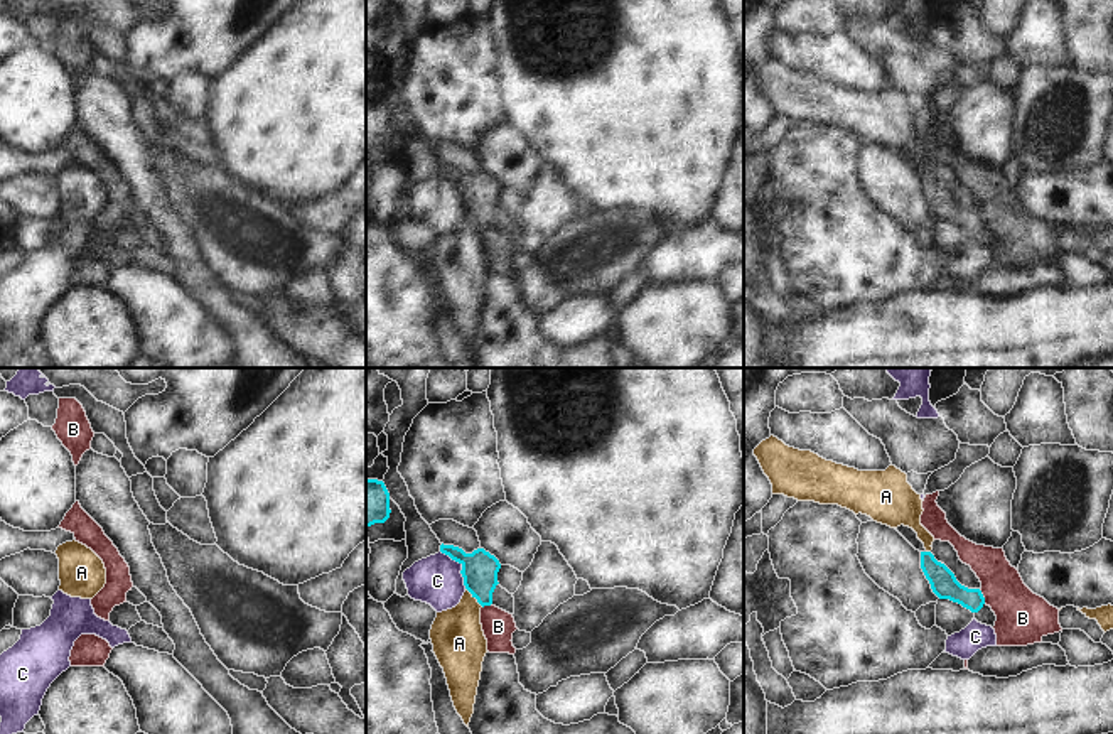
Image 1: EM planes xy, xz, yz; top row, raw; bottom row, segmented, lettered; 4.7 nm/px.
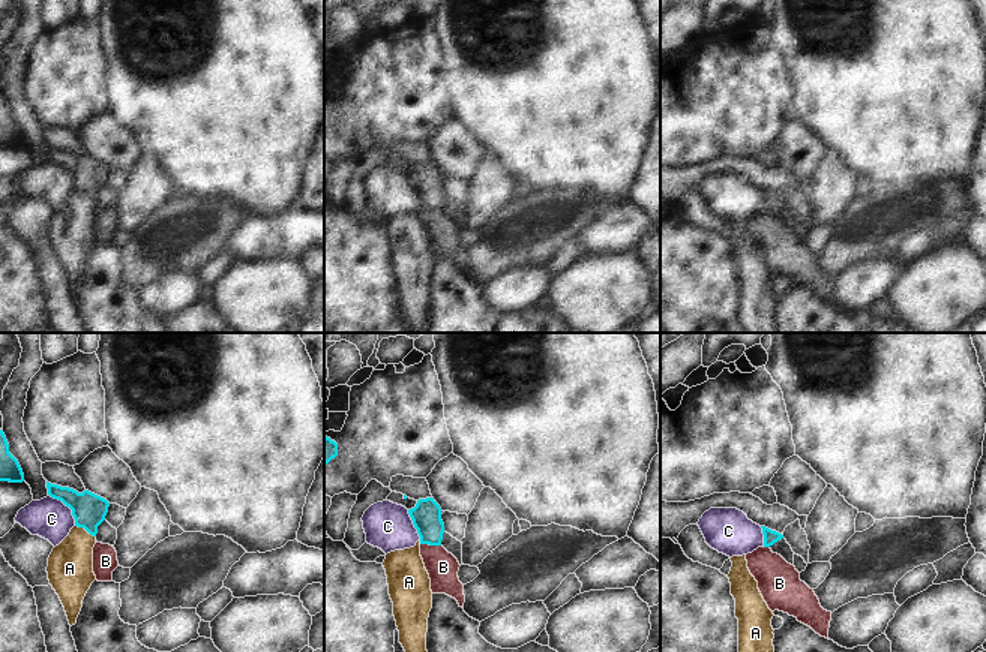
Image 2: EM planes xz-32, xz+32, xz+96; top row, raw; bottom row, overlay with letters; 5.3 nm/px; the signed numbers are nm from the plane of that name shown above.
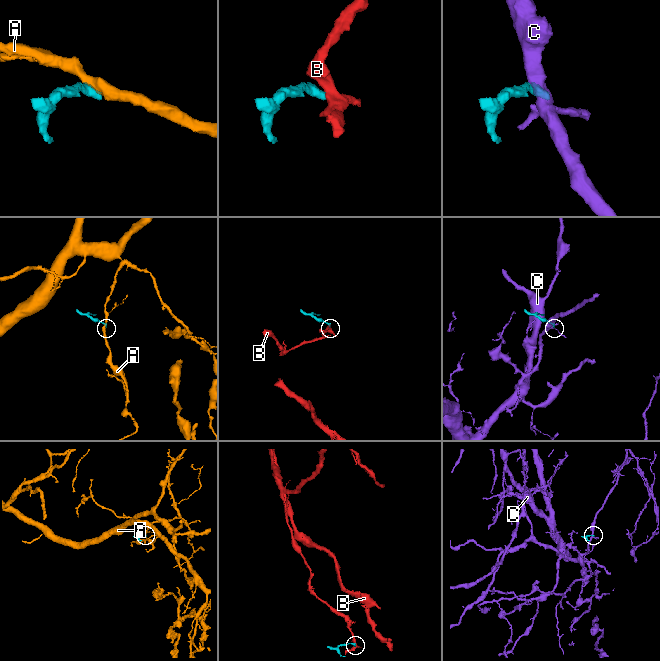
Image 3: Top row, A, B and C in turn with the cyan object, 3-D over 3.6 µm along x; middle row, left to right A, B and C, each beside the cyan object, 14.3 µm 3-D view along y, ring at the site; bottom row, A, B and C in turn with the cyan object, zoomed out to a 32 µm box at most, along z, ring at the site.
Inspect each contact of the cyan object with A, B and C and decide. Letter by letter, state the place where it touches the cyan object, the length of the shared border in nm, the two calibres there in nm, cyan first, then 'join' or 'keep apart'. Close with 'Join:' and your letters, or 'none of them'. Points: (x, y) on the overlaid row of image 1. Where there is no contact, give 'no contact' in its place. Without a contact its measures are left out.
A: contact xz (474, 596); length 130 nm; calibres 180 and 260 nm; keep apart
B: contact yz (982, 596); length 80 nm; calibres 130 and 260 nm; keep apart
C: contact xz (462, 567); length 220 nm; calibres 180 and 240 nm; keep apart
Join: none of them

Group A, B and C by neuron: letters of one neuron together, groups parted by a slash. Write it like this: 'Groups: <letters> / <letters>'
Groups: A / B / C

